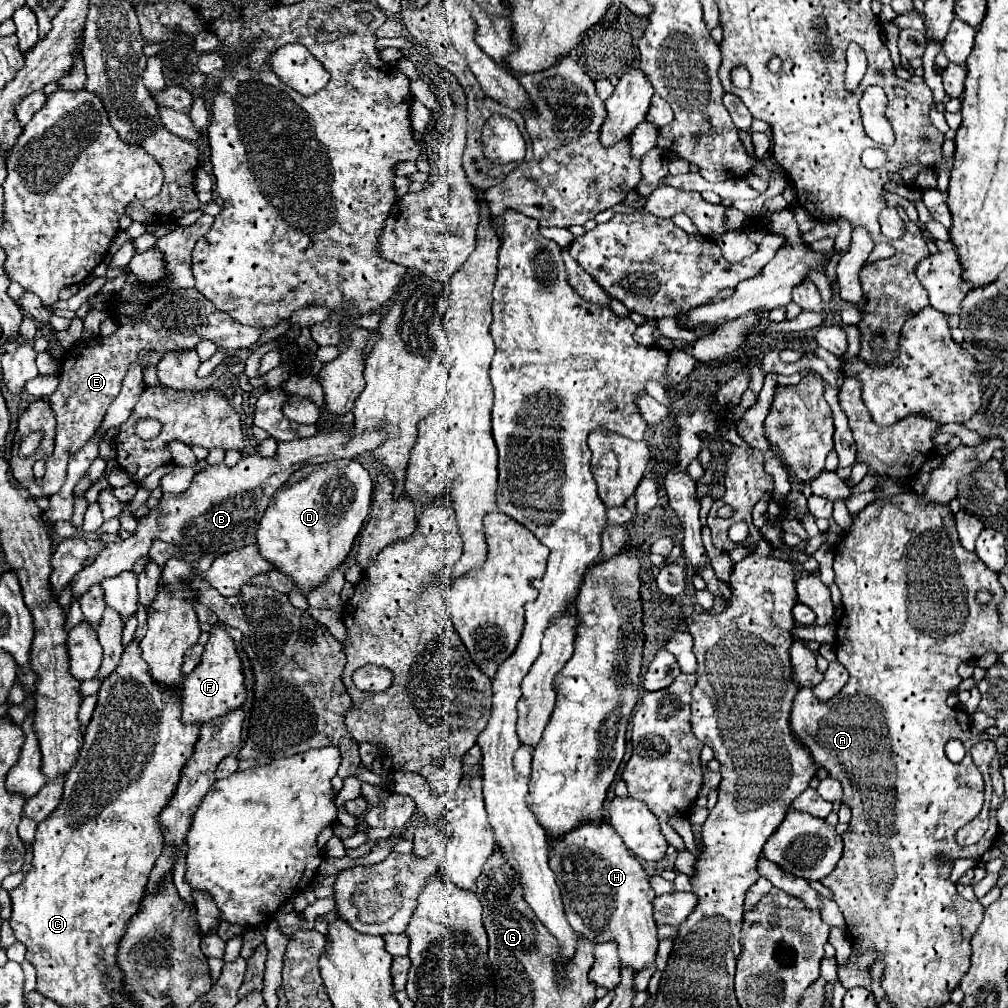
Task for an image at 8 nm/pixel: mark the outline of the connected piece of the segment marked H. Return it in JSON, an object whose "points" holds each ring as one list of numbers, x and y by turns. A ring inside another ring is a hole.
{"points":[[606,820,598,824,578,824,574,830,566,832,558,840,552,840,552,852,550,852,550,868,556,872,556,884,562,890,562,900,566,908,566,918,570,926,584,934,586,938,594,942,606,942,614,940,618,944,620,962,640,972,648,962,654,960,656,948,658,948,658,936,656,936,656,922,652,918,654,914,654,890,650,886,650,878,640,864,640,860,626,848,622,836,614,830,612,824]]}

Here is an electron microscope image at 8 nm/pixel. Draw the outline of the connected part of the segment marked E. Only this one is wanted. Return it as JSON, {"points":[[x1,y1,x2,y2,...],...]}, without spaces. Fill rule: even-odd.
{"points":[[196,288,170,292,154,300,142,314,142,322,132,322,124,316,116,316,114,308,110,308,108,314,118,320,118,330,112,336,98,336,74,344,62,358,58,390,48,398,56,414,56,448,46,460,46,472,42,476,42,490,48,496,56,494,62,488,70,456,76,454,100,428,106,408,120,392,128,364,136,360,136,354,140,350,154,350,154,356,150,356,150,360,146,362,158,364,166,348,194,348,198,340,206,338,212,340,218,348,240,350,254,346,264,334,262,328,240,324,230,314,216,310,214,304,210,304,210,300,206,300]]}

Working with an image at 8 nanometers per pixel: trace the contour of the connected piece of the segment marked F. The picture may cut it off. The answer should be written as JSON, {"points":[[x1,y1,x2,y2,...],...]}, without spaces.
{"points":[[216,622,210,630,210,640,204,646,204,656,198,668,184,678,184,694,182,694,182,720,184,722,210,722,218,720,226,712,238,708,246,700,246,684,244,684,244,668,234,646,232,636,224,630,220,622]]}

